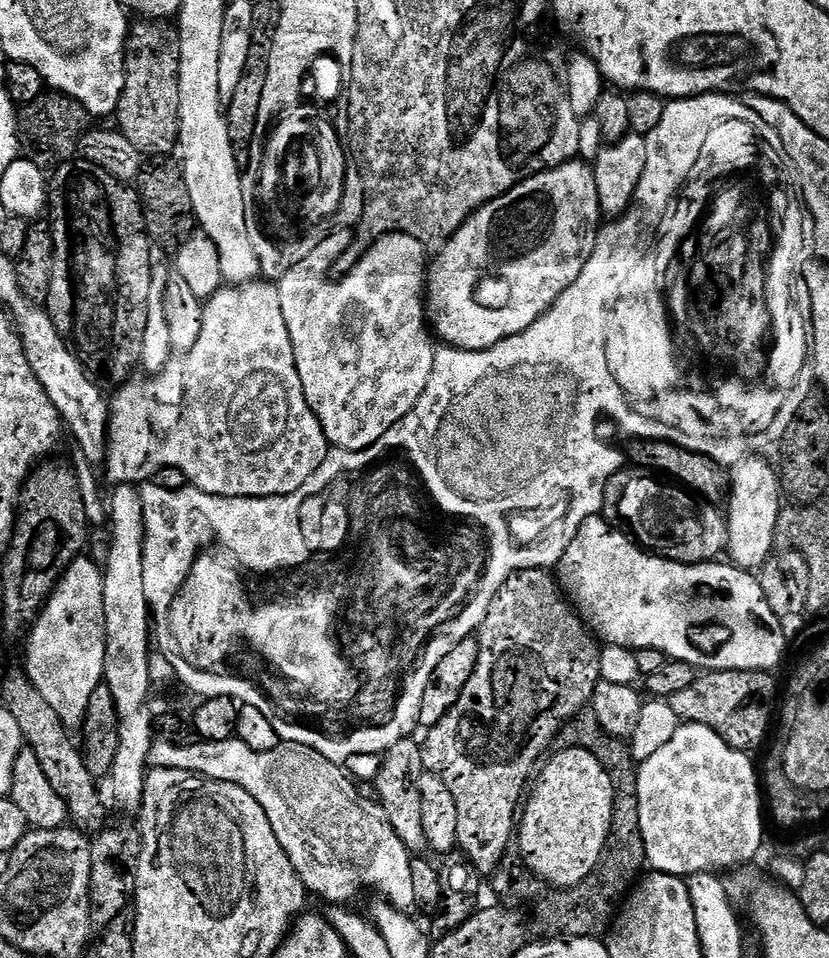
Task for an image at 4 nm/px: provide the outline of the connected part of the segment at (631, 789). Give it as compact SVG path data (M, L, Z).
M581 714L578 716L575 716L573 720L569 720L567 724L564 725L563 728L560 729L560 732L558 735L556 735L555 741L554 741L555 747L557 749L563 749L563 748L581 748L582 750L588 750L590 754L594 754L595 758L598 758L599 762L601 762L602 766L605 767L606 772L610 776L611 782L613 782L613 792L616 795L614 798L614 806L613 806L613 822L610 826L610 832L609 832L609 838L608 841L605 844L605 848L602 850L600 861L598 862L596 869L588 876L586 879L581 882L580 885L578 885L576 888L569 888L567 890L553 890L546 882L539 880L537 877L529 877L529 871L527 870L527 867L522 859L522 852L521 852L521 846L520 846L520 839L519 837L512 837L510 842L507 843L506 848L506 854L503 856L503 861L500 863L499 867L496 869L496 871L493 873L492 879L494 879L494 888L496 891L500 892L508 892L512 888L512 884L516 880L524 880L527 877L530 879L528 882L528 892L532 896L540 896L540 918L543 922L543 924L552 932L553 935L562 937L562 938L586 938L587 936L593 937L593 938L600 938L605 935L611 929L621 907L622 907L622 901L627 897L630 889L641 879L642 873L645 871L646 868L646 846L643 845L643 838L642 838L642 828L639 826L639 802L638 802L638 794L636 793L636 773L637 773L637 761L633 760L632 754L629 748L629 745L625 743L623 740L615 740L614 737L608 736L606 734L606 730L602 730L602 726L598 722L598 718L596 716L593 716L591 714Z

